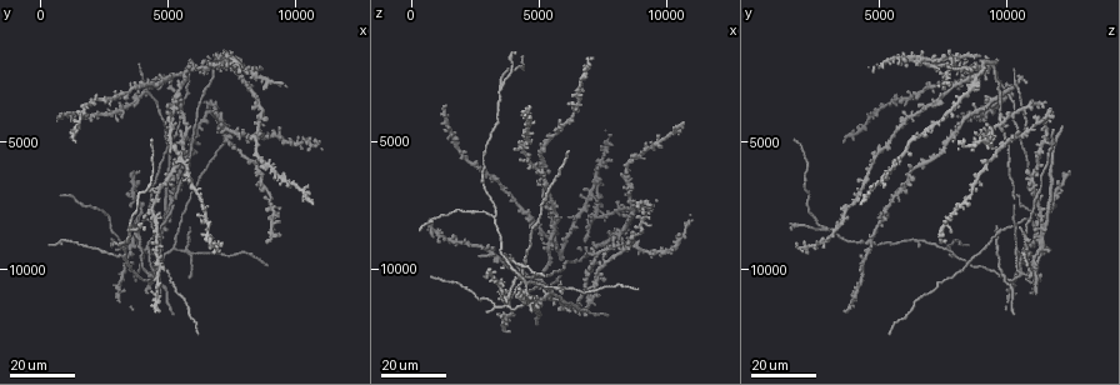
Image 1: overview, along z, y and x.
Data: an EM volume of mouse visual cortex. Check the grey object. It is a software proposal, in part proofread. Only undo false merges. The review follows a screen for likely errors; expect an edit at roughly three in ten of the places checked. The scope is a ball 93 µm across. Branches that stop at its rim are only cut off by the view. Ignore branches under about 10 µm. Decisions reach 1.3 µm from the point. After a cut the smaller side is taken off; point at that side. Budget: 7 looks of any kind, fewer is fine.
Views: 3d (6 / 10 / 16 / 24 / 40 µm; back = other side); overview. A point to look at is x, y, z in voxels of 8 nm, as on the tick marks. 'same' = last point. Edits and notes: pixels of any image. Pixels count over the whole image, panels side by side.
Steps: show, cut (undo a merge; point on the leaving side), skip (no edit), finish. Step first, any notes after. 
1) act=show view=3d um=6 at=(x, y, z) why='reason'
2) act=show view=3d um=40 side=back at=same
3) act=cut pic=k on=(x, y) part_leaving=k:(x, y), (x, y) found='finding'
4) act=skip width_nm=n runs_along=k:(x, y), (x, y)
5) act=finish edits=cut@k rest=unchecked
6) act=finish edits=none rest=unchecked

act=show view=3d um=16 at=(3400, 8400, 2900) why='branch point'

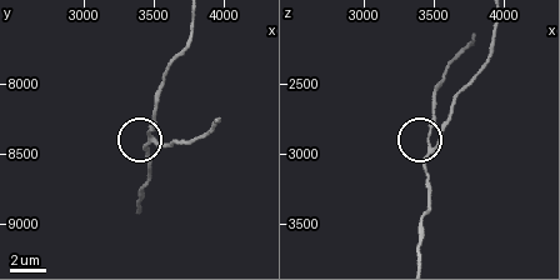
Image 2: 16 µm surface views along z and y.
act=show view=3d um=6 at=(3500, 8420, 2960) why='zoom in'

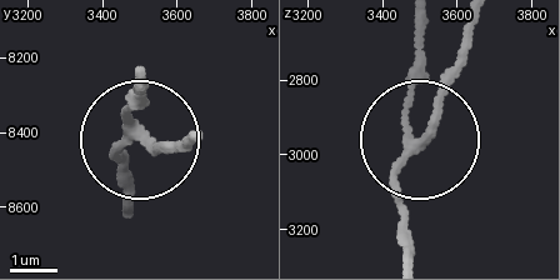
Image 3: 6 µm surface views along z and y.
act=skip width_nm=180 found='continuous, no second neuron'

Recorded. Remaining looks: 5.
act=show view=3d um=24 at=(3200, 9500, 8100)

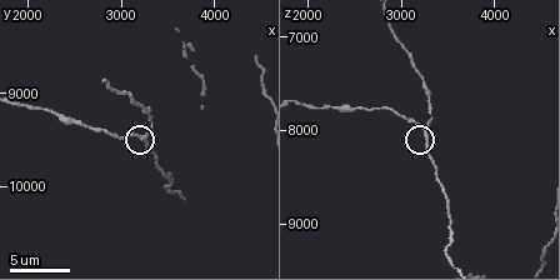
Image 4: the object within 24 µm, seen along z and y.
act=show view=3d um=10 at=(3250, 9450, 8000) why='zoom in'

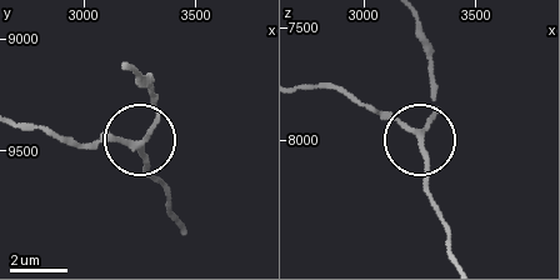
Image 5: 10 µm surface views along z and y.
act=skip arms=3 found='continuous, no second neuron'

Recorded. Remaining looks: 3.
act=show view=3d um=24 at=(4300, 9300, 10400) why='two arms in line, one across'

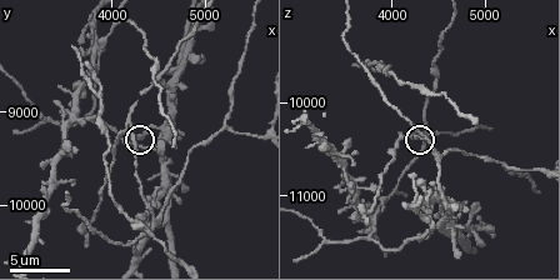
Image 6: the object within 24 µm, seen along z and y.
act=show view=3d um=6 at=(4250, 9200, 10350) why='closer look'

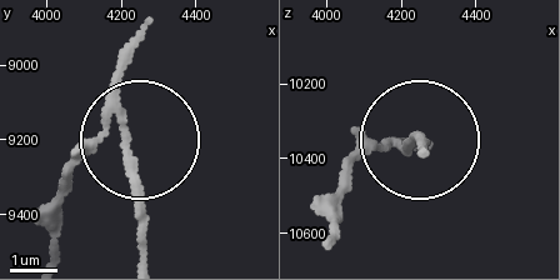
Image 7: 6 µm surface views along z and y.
act=cut pic=7 on=(71, 164) width_nm=190 found='two neurons meet here'

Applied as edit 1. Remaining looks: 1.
act=show view=3d um=6 at=(4500, 10200, 10600) why='looks like a crossing'

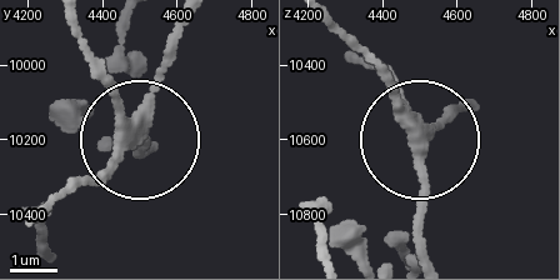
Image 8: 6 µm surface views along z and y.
act=skip width_nm=320 found='all the same neuron'

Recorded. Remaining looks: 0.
act=finish edits=cut@7 rest=unchecked

